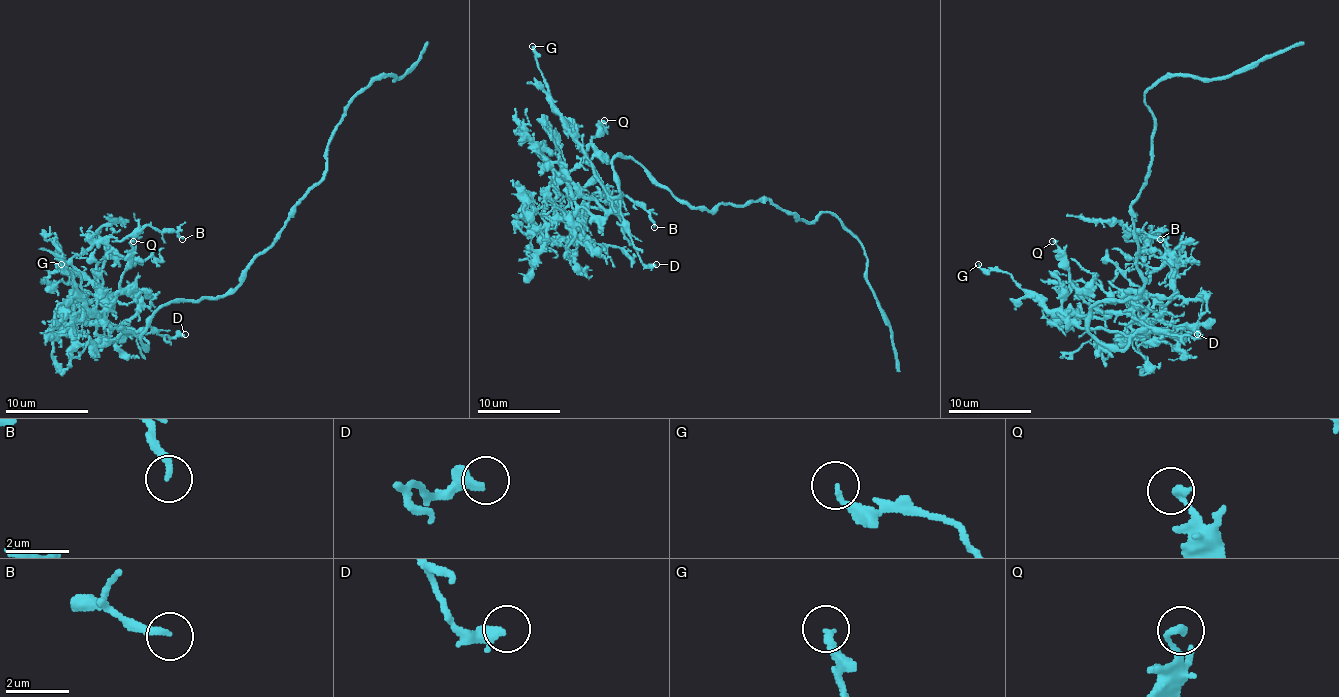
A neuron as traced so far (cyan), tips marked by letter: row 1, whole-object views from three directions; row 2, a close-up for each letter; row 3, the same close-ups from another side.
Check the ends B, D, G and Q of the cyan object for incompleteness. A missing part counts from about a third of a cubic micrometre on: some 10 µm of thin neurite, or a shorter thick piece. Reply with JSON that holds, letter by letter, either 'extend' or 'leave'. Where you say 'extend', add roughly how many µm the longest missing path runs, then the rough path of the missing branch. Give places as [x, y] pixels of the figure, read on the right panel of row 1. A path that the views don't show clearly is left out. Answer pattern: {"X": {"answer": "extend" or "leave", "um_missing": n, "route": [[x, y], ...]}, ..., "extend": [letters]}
{"B": {"answer": "leave"}, "D": {"answer": "leave"}, "G": {"answer": "leave"}, "Q": {"answer": "leave"}, "extend": []}

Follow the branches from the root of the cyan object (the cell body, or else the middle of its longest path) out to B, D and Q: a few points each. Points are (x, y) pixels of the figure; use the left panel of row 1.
B: (218, 295), (168, 301), (141, 336), (147, 348), (106, 317), (96, 276), (108, 239), (147, 224), (182, 239)
D: (218, 295), (168, 301), (154, 315), (141, 342), (147, 348), (141, 336), (147, 328), (170, 338), (185, 334)
Q: (218, 295), (168, 301), (141, 336), (147, 348), (139, 332), (121, 332), (98, 313), (114, 299), (133, 241)

